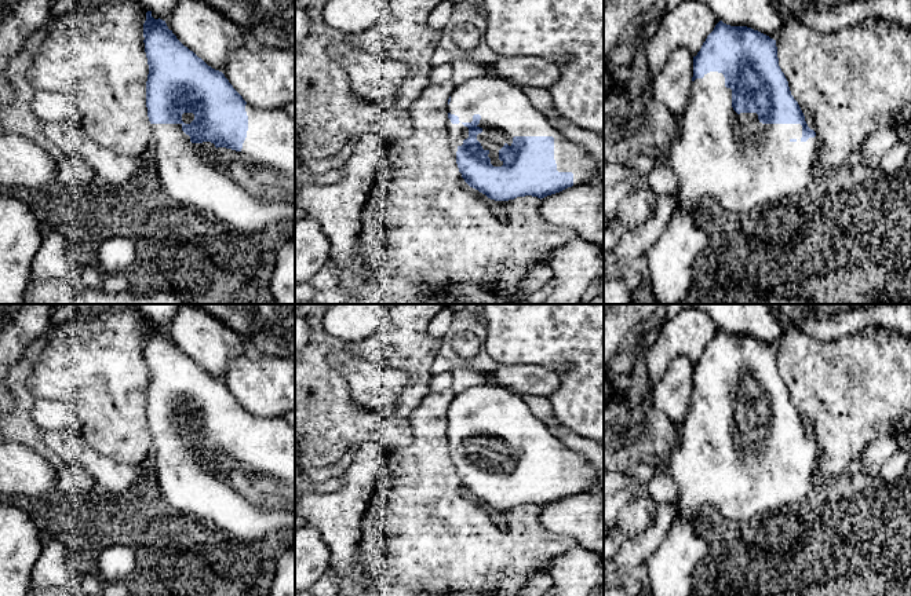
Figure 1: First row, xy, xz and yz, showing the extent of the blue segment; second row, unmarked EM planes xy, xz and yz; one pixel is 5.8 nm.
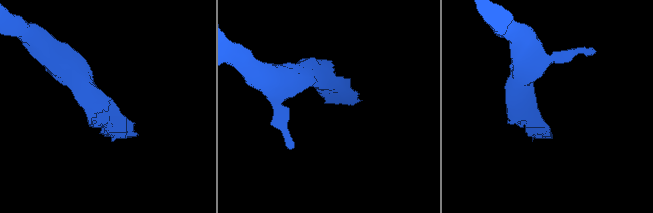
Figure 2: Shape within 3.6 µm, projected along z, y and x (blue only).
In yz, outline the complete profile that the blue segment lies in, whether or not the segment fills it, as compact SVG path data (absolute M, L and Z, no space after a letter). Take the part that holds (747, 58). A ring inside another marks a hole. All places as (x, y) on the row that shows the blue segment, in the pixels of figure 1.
M719 21L693 56L692 81L679 140L660 164L670 167L679 182L682 209L692 212L703 197L711 197L725 211L744 213L766 205L777 190L806 187L815 173L819 136L808 127L791 95L779 66L776 40L751 28Z

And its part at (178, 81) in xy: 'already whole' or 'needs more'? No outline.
needs more

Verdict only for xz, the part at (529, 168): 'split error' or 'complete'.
split error

